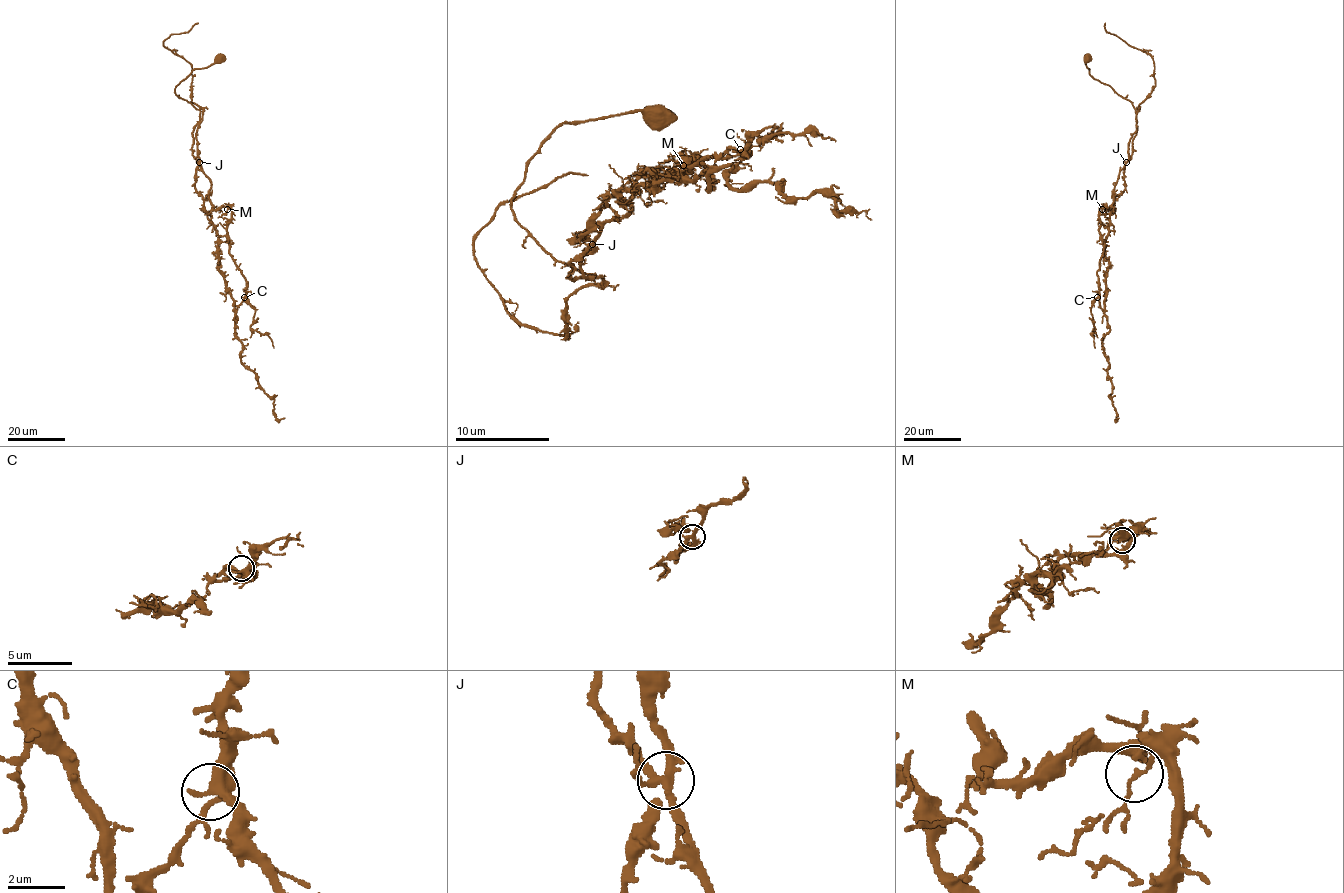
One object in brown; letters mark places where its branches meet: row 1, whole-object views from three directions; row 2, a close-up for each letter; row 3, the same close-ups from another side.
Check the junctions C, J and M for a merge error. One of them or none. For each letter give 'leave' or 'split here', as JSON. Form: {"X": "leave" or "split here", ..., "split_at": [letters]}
{"C": "leave", "J": "split here", "M": "leave", "split_at": ["J"]}

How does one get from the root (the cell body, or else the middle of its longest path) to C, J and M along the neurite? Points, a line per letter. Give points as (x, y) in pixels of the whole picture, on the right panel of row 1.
C: (1114, 205), (1097, 270), (1097, 297)
J: (1114, 205), (1114, 198), (1125, 188), (1126, 162)
M: (1114, 205), (1108, 232), (1103, 242), (1099, 231), (1099, 209), (1102, 209)

